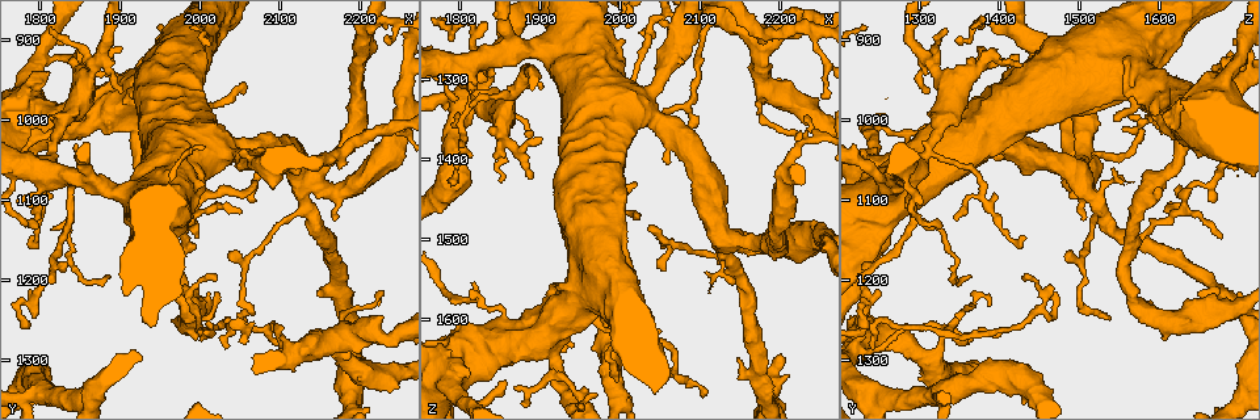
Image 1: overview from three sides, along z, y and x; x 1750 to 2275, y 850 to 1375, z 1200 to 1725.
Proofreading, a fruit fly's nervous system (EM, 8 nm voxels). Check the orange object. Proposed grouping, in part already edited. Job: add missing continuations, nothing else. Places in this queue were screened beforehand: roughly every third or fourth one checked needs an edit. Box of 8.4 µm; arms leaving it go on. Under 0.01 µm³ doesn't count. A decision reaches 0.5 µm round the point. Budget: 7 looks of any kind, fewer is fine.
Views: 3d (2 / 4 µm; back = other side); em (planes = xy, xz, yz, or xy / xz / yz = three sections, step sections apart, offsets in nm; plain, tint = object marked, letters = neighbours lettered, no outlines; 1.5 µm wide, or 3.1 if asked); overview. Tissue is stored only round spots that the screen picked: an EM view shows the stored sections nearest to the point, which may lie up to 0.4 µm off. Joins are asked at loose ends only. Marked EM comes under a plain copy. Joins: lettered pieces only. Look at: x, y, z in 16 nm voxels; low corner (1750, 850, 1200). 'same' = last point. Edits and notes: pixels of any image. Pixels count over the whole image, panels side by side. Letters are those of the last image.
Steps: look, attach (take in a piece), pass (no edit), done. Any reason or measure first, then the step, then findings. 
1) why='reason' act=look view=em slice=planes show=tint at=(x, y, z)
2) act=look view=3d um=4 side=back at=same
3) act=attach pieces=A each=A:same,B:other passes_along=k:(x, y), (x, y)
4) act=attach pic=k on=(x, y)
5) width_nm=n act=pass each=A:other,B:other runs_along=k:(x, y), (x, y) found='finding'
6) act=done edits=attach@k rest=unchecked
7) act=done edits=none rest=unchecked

act=look view=3d um=4 at=(1845, 935, 1430)

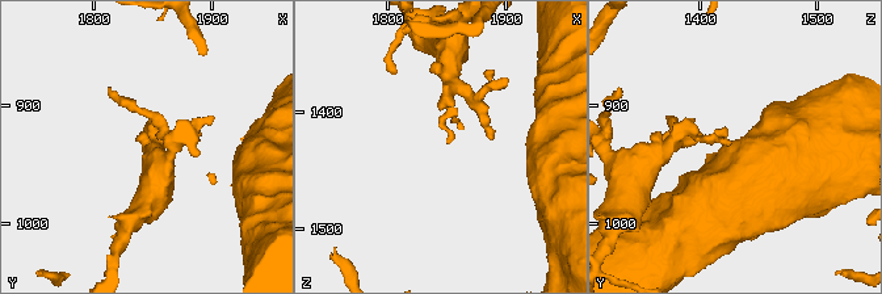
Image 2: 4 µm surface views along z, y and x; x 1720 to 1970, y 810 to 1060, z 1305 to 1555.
act=look view=em slice=planes show=letters at=(1852, 930, 1424)

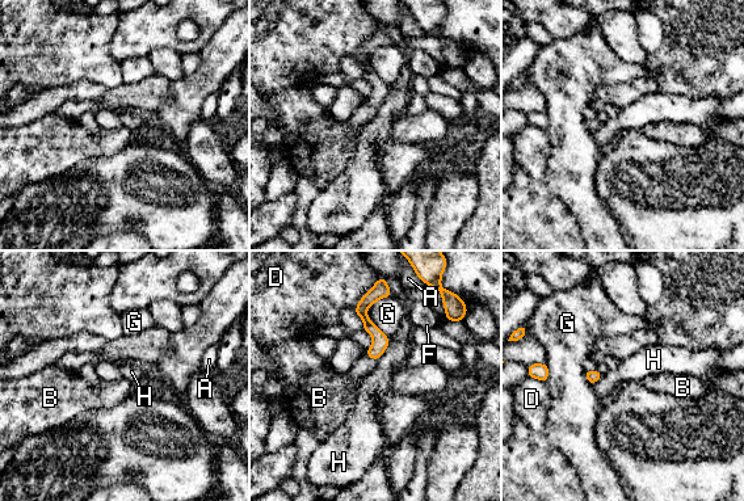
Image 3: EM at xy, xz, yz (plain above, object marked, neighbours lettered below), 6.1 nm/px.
act=pass each=A:other,B:other,D:other,F:other,G:other,H:other runs_along=3:(381, 281), (364, 304), (375, 356) found='no lettered piece goes on from it'

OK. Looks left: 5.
why='branch stops here' act=look view=em slice=planes show=letters at=(1885, 1195, 1365)

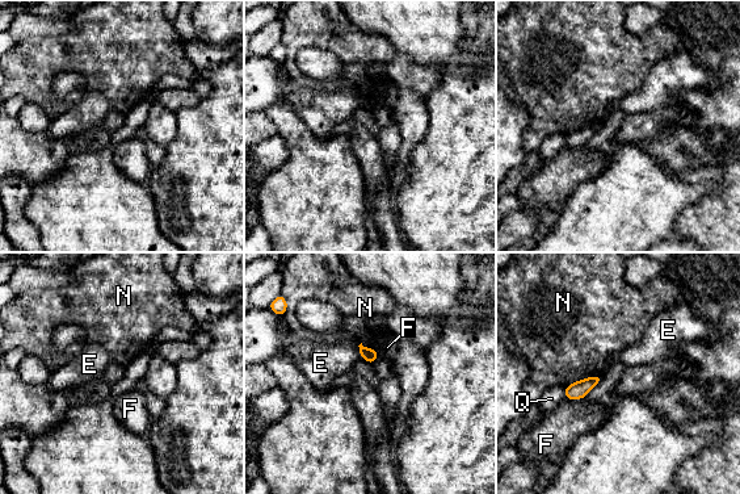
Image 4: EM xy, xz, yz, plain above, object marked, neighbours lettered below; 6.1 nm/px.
act=pass each=E:other,F:other,N:other,Q:other border=4:(601, 375), (584, 377), (564, 386) found='none of them fits'

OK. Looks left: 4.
why='thin end' act=look view=3d um=4 at=(1905, 960, 1315)

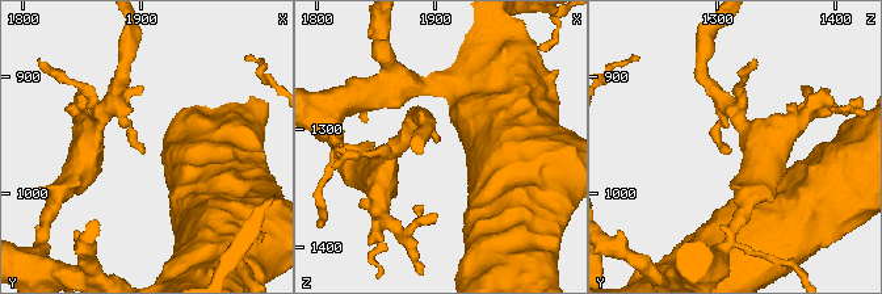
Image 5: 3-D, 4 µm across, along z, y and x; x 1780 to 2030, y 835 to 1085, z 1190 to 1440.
why='shape alone is not enough' act=look view=em slice=xz step=4 show=letters at=(1904, 962, 1312)

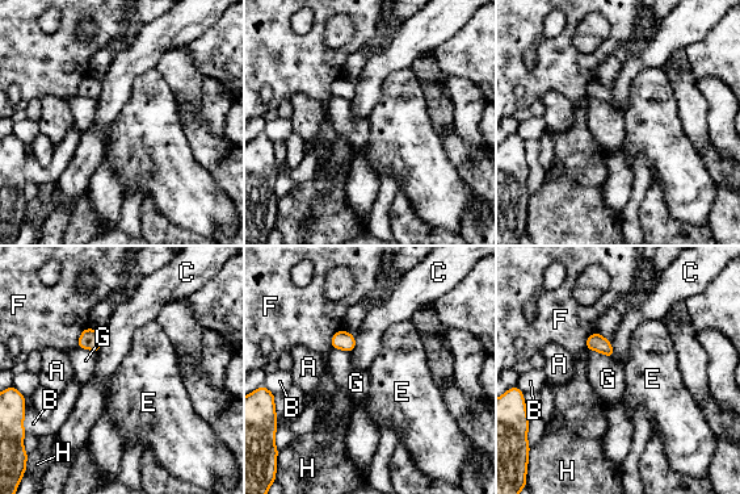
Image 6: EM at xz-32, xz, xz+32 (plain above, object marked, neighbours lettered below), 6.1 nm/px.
act=pass each=A:other,B:other,C:other,E:other,F:other,G:other,H:other border=6:(588, 348), (610, 358) found='none of them fits'

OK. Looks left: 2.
act=done edits=none rest=unchecked

